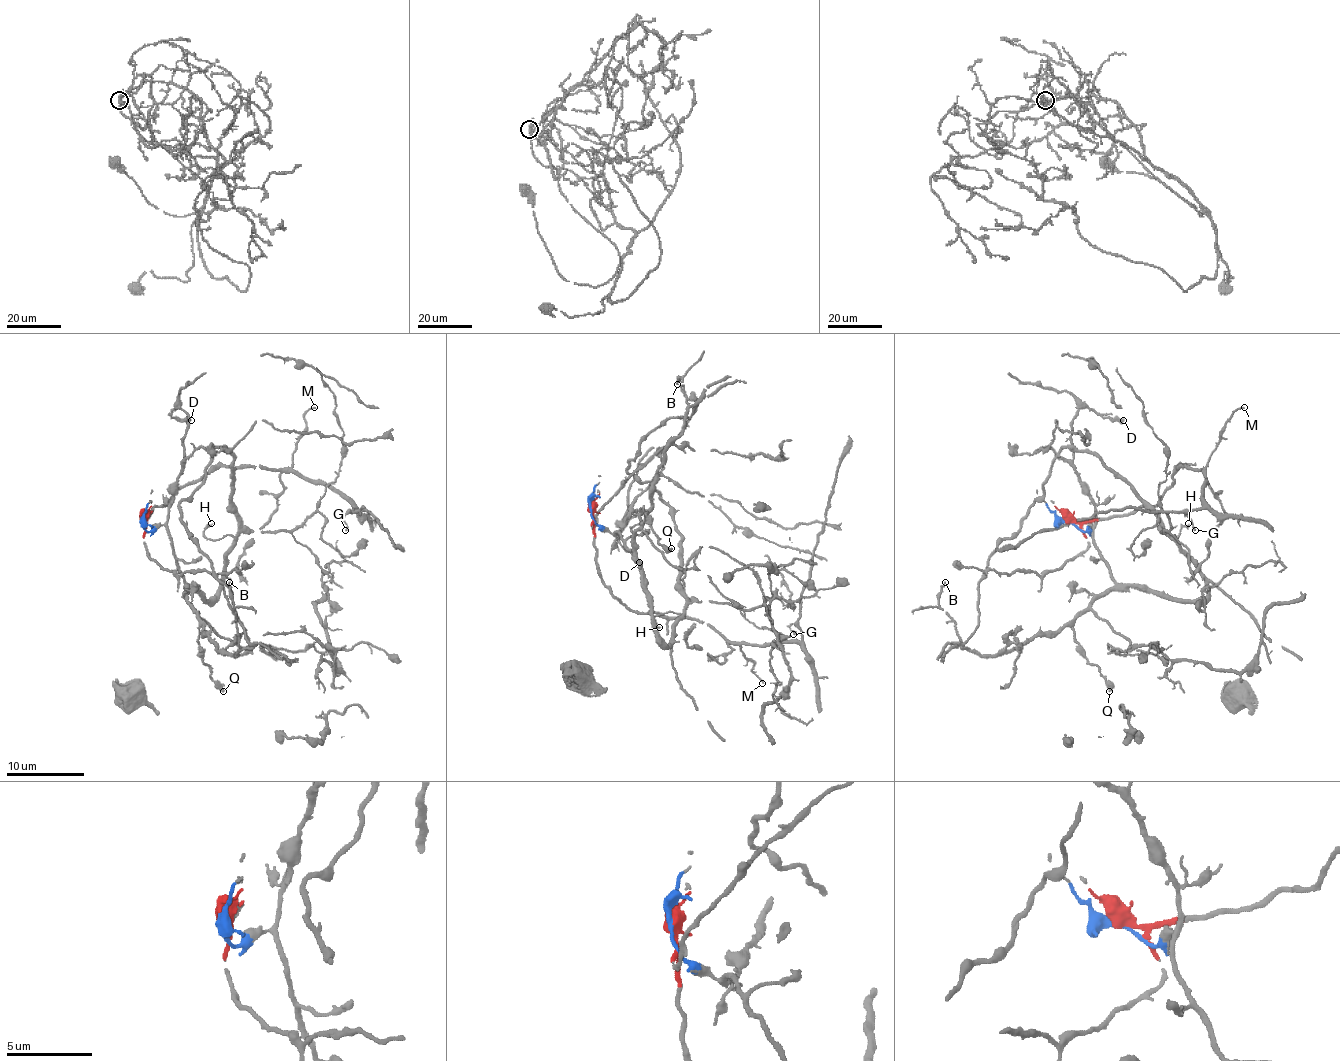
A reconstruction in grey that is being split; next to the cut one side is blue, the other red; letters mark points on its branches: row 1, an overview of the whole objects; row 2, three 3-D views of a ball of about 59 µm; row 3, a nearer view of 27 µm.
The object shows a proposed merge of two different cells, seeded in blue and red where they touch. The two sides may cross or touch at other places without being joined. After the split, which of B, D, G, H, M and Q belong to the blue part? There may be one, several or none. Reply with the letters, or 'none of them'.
B, D, H, Q

